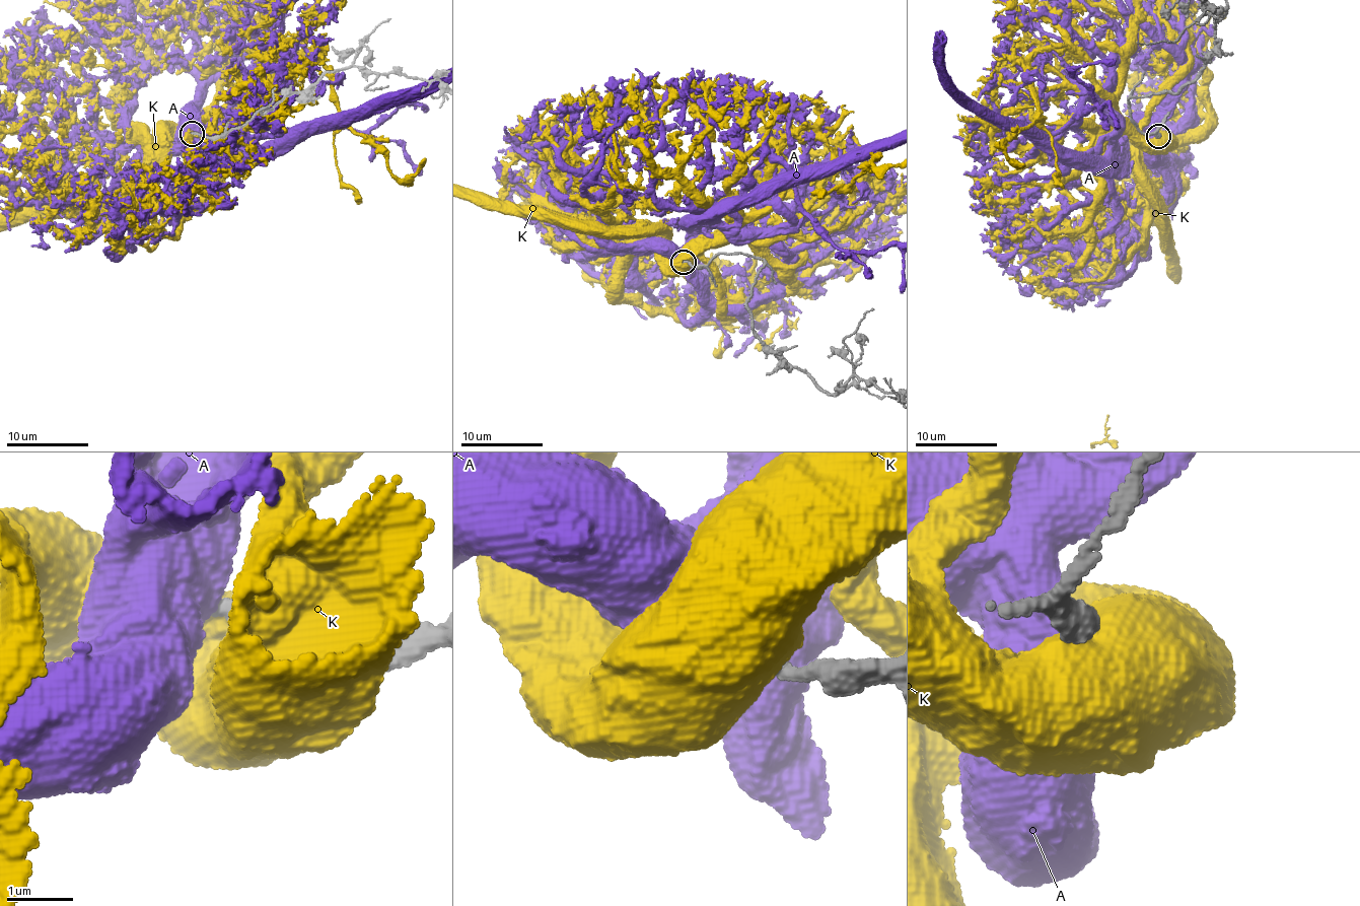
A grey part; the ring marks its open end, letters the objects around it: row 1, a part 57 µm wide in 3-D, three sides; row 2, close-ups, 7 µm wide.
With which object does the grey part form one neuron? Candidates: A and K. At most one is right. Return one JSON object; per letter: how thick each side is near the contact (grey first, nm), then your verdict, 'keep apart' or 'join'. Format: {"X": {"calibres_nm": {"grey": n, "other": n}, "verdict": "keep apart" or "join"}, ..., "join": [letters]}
{"A": {"calibres_nm": {"grey": 220, "other": 800}, "verdict": "keep apart"}, "K": {"calibres_nm": {"grey": 300, "other": 800}, "verdict": "keep apart"}, "join": []}

